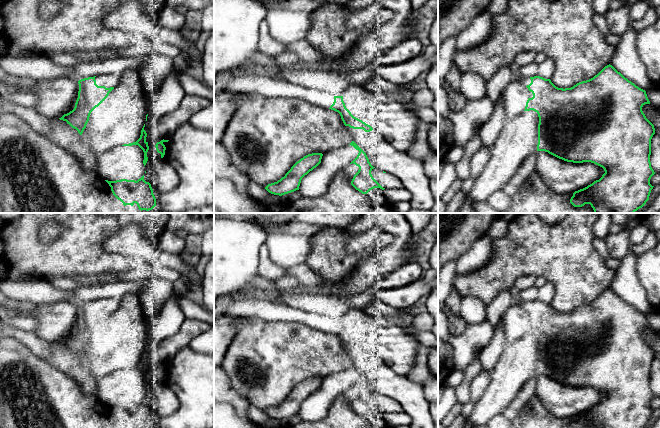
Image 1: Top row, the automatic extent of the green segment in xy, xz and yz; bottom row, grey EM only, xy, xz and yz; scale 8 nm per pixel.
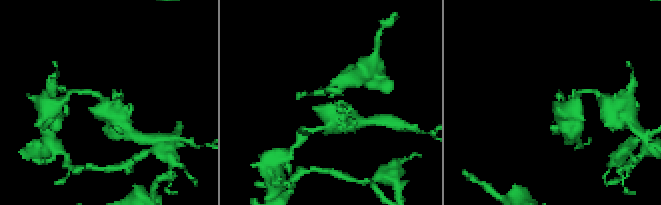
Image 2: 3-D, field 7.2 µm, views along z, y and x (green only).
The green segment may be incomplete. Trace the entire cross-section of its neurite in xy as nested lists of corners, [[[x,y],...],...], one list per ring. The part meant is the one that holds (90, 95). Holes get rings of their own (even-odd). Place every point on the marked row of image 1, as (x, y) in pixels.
[[[98,75],[79,80],[78,98],[74,109],[59,119],[66,121],[82,135],[91,112],[108,97],[119,81],[118,75]]]

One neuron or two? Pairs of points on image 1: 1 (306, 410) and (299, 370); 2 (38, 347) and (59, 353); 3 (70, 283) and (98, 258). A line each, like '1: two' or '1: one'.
1: two
2: one
3: two

